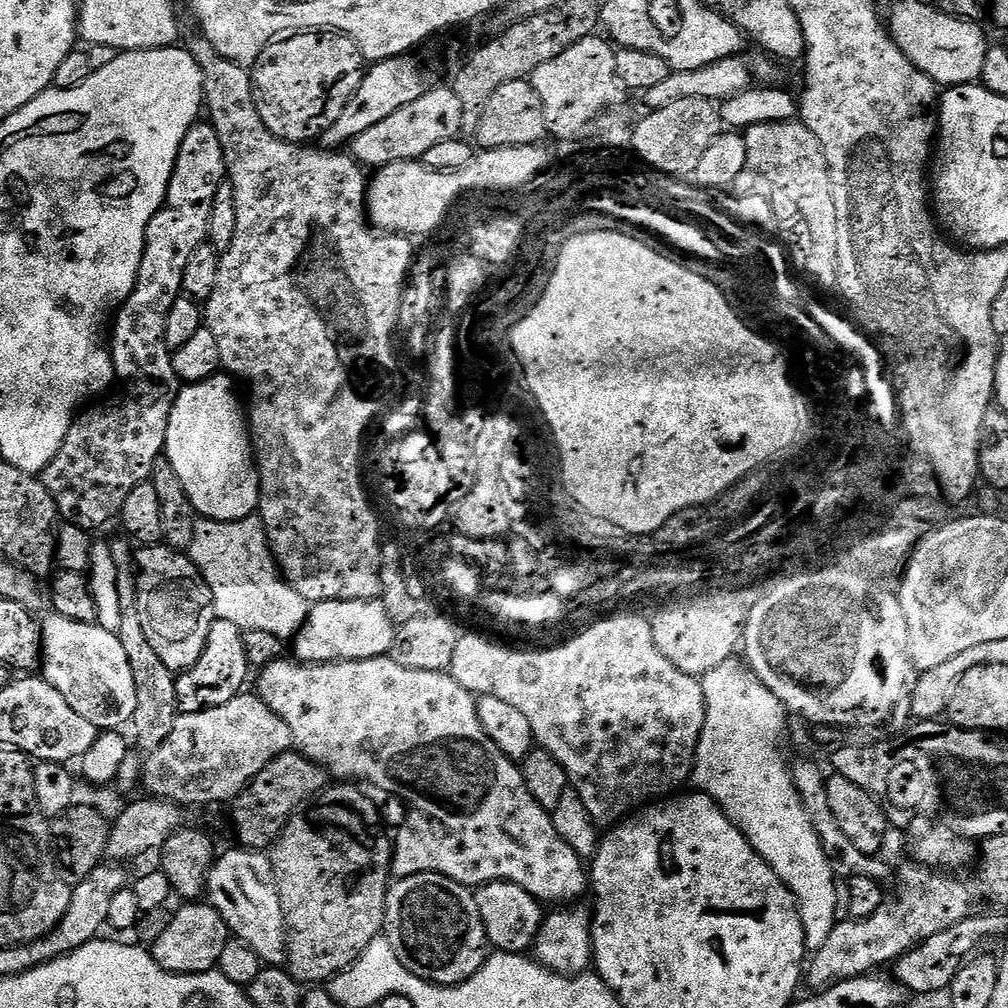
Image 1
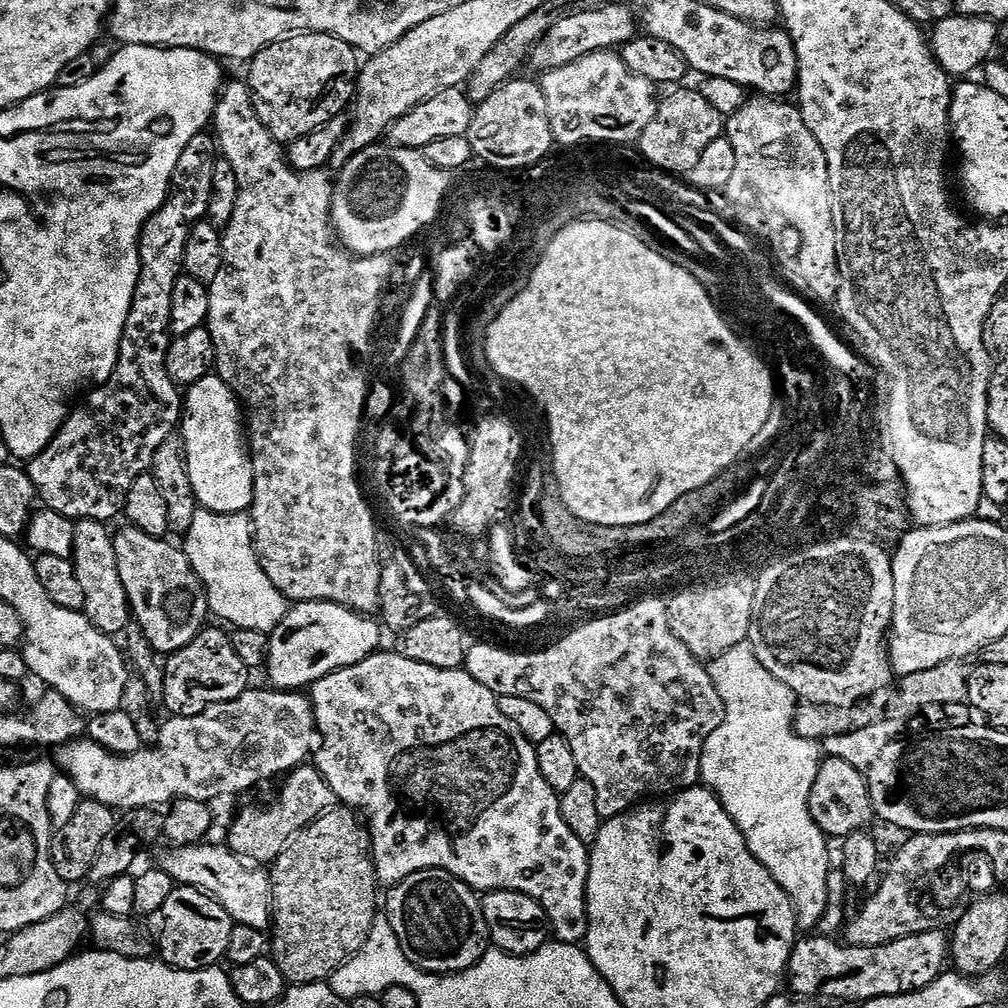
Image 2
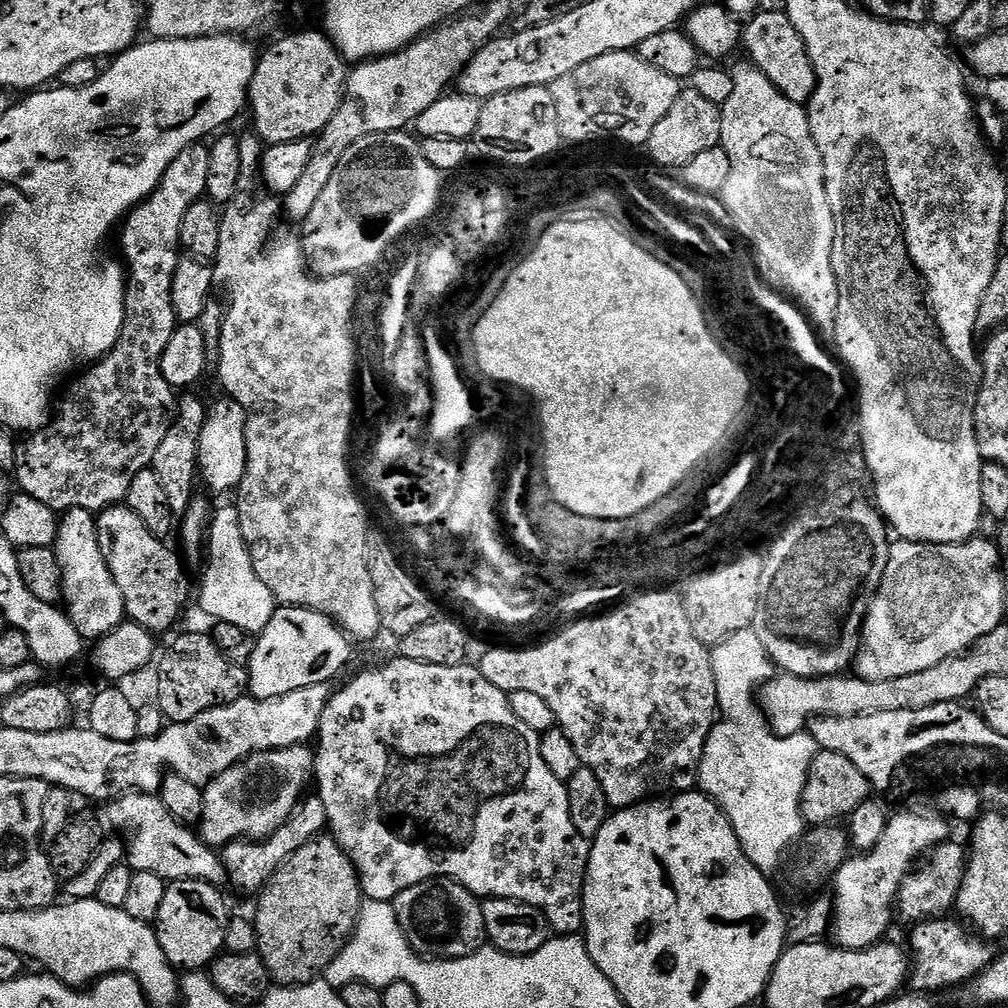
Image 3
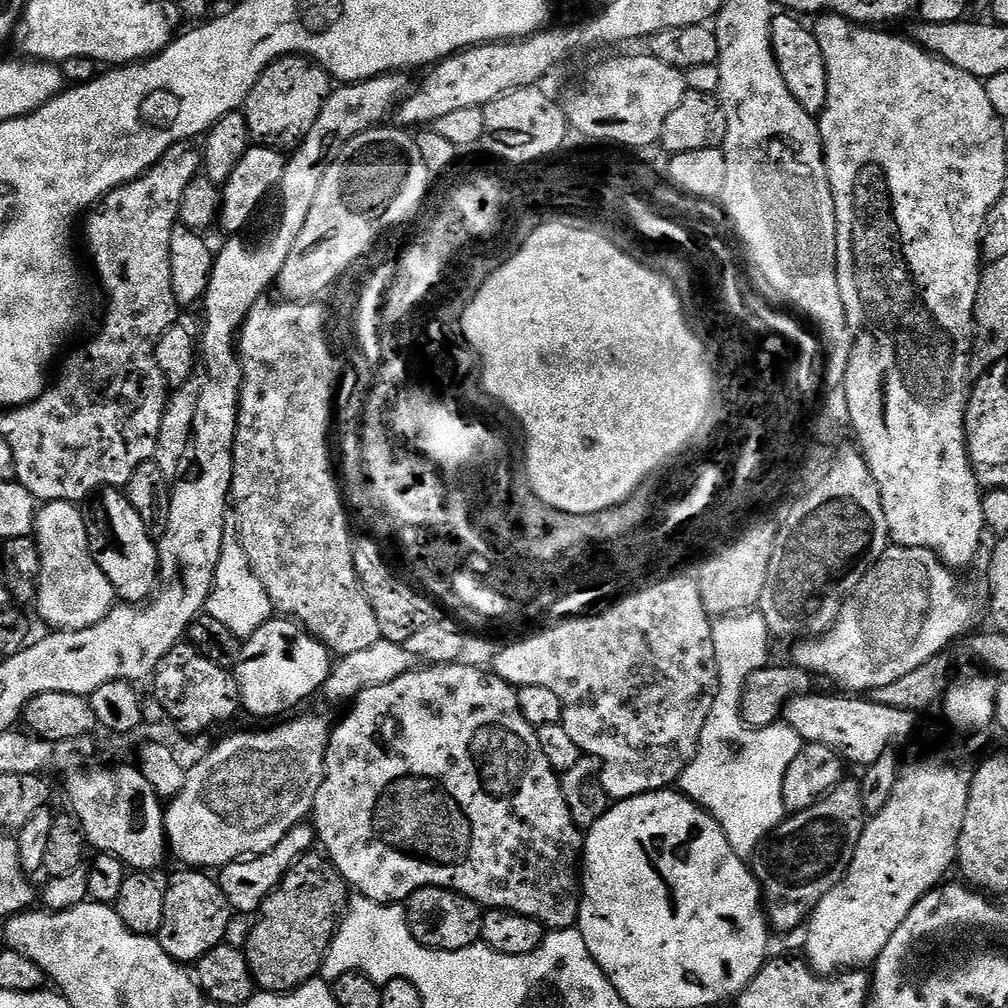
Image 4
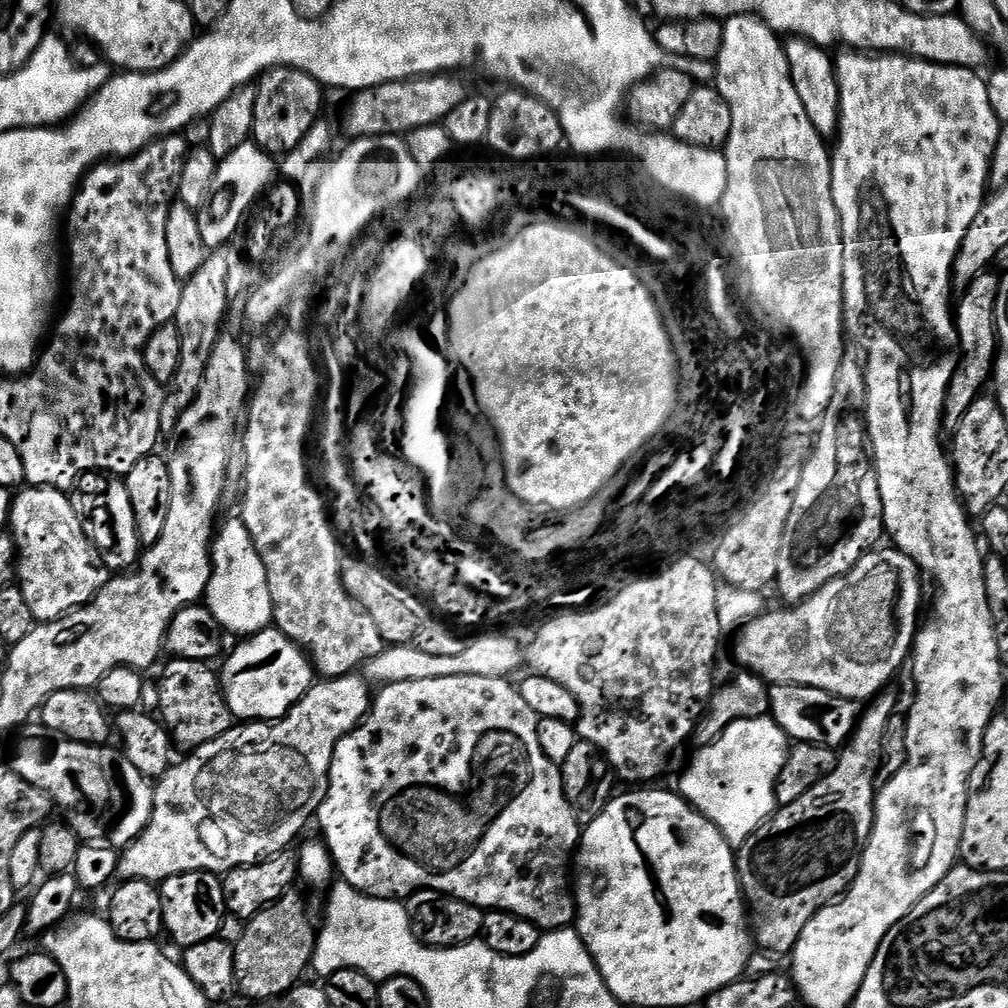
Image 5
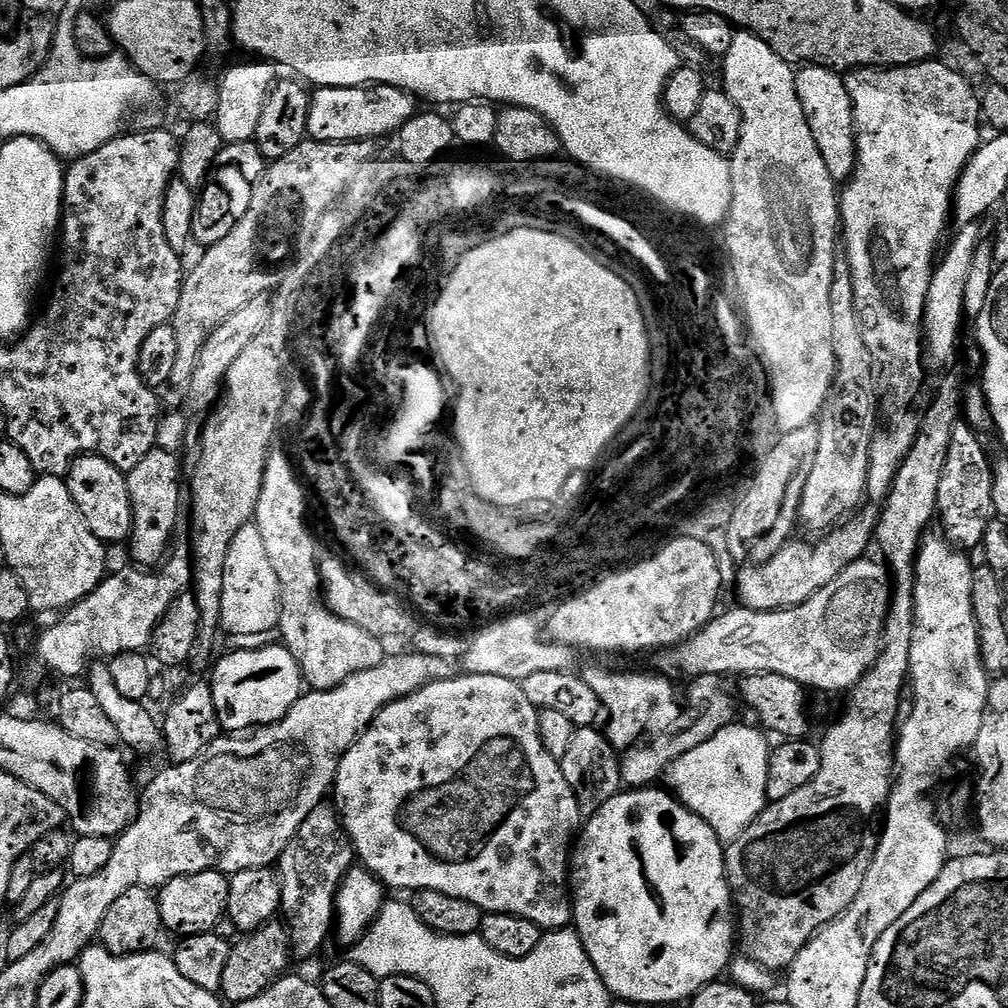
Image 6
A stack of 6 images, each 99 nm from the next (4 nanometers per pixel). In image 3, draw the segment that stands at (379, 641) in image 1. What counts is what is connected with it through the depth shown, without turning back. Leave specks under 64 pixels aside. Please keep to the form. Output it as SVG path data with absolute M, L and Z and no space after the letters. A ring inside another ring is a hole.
M277 607L276 613L269 618L263 632L259 633L256 649L252 651L252 656L247 662L248 692L257 700L269 700L282 694L290 694L290 690L302 690L302 686L335 681L335 676L351 662L352 647L354 644L350 637L328 616L309 608Z

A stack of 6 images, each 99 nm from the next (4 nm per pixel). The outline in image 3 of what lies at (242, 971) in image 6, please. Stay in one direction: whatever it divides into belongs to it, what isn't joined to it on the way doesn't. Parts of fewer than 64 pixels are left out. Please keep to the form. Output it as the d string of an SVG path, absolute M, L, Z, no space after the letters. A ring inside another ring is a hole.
M321 834L315 836L310 842L306 842L306 846L302 846L302 850L298 850L291 858L284 863L278 870L278 874L274 874L274 878L269 882L263 892L259 893L256 904L256 916L254 915L254 923L256 925L256 951L260 953L262 962L266 962L266 970L271 974L273 981L277 985L286 988L297 988L300 984L310 984L319 981L326 969L330 966L330 962L334 962L334 958L348 944L348 940L352 936L352 931L356 928L356 923L360 917L360 908L364 905L366 897L360 888L360 875L356 873L354 862L350 862L350 858L342 850L342 846L330 834Z

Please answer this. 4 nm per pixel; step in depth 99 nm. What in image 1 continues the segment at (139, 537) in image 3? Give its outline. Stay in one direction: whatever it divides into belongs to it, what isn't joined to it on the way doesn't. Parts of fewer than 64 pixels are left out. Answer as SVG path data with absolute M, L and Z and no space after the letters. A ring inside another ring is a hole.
M163 543L141 547L135 553L139 617L146 632L147 641L162 658L171 672L185 672L206 646L210 626L218 619L214 606L214 594L204 581L200 569L194 566L192 557L176 551Z

